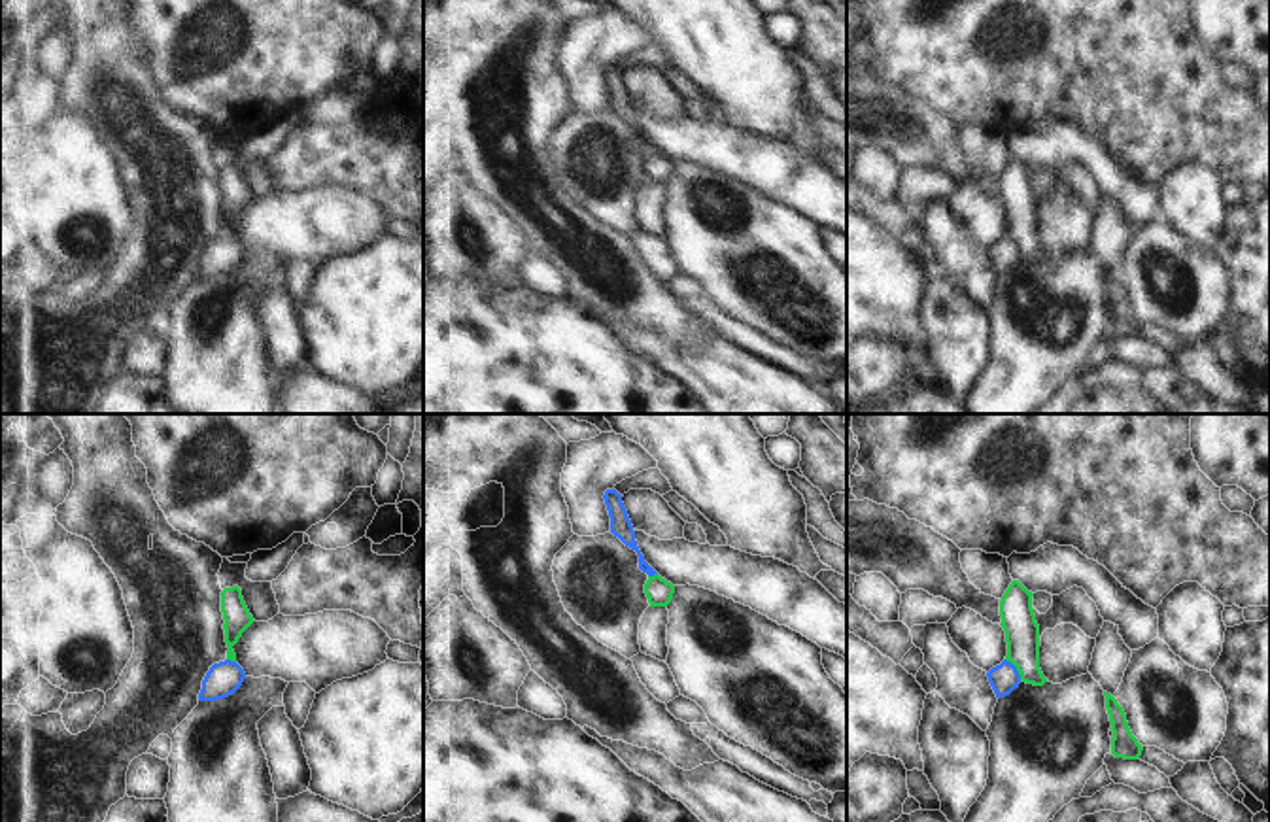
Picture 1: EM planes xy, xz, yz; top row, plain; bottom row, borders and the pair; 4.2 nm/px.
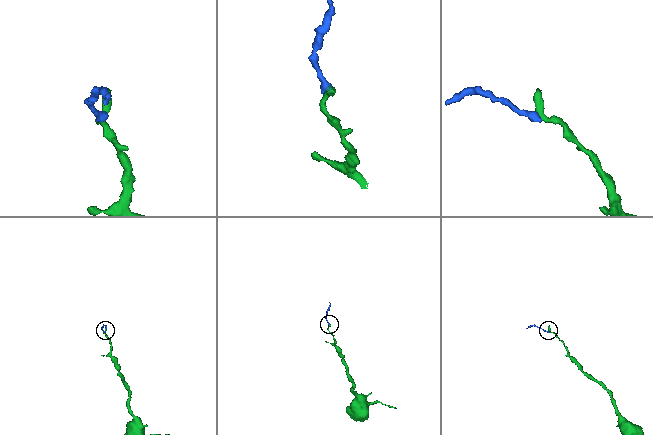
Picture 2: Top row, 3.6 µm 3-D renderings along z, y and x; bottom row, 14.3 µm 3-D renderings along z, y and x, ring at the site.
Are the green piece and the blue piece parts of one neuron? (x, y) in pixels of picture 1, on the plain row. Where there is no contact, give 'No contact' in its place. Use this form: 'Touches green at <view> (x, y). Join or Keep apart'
Touches green at yz (1017, 246). Keep apart

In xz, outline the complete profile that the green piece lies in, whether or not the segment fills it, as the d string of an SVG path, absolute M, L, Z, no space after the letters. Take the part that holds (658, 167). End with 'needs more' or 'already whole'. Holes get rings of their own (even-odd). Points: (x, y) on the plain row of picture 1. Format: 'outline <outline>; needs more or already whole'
outline M660 151L648 153L644 161L644 170L650 183L667 183L673 176L675 163L661 155Z; already whole

